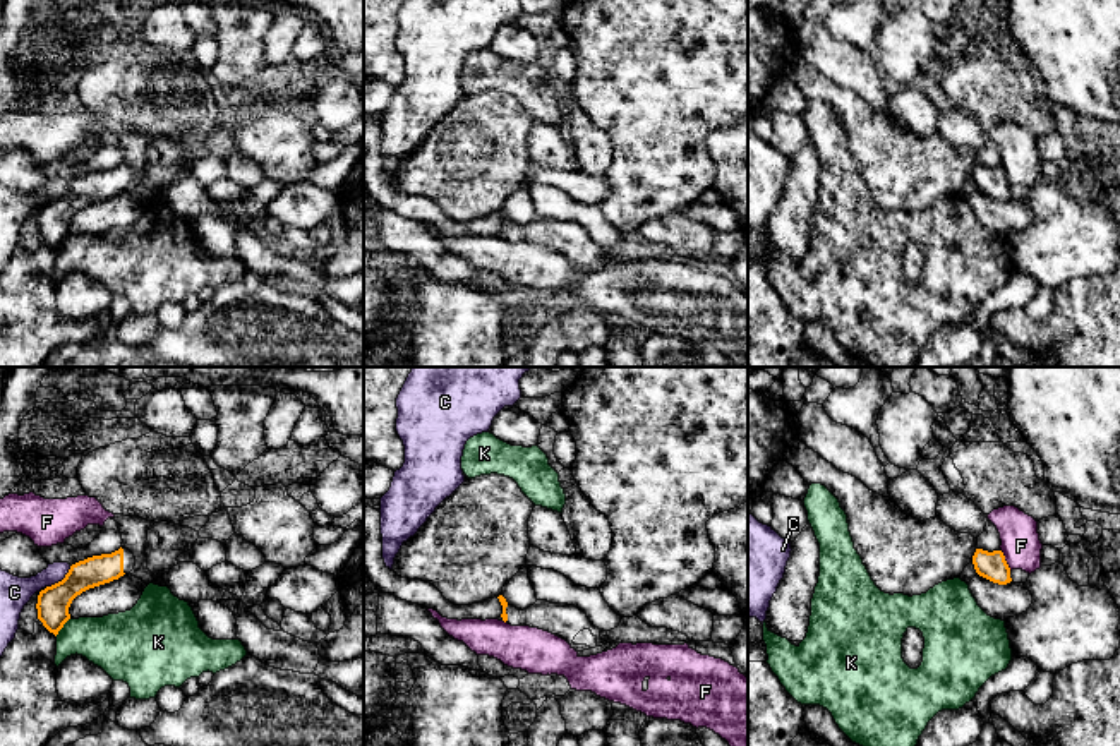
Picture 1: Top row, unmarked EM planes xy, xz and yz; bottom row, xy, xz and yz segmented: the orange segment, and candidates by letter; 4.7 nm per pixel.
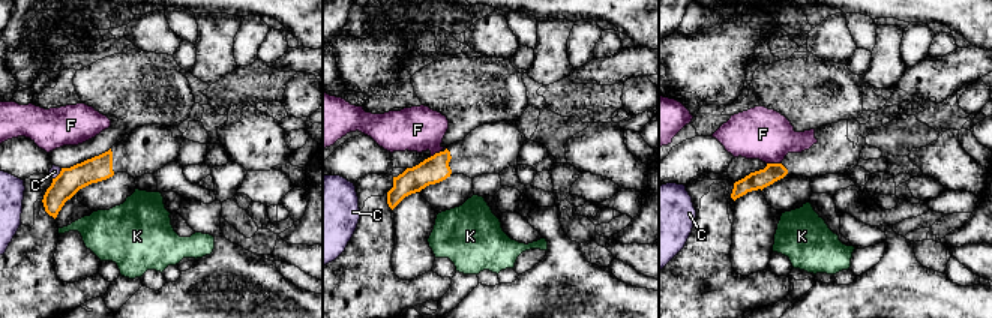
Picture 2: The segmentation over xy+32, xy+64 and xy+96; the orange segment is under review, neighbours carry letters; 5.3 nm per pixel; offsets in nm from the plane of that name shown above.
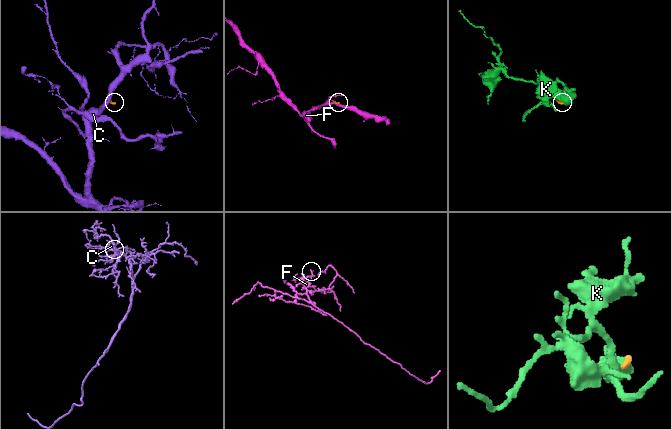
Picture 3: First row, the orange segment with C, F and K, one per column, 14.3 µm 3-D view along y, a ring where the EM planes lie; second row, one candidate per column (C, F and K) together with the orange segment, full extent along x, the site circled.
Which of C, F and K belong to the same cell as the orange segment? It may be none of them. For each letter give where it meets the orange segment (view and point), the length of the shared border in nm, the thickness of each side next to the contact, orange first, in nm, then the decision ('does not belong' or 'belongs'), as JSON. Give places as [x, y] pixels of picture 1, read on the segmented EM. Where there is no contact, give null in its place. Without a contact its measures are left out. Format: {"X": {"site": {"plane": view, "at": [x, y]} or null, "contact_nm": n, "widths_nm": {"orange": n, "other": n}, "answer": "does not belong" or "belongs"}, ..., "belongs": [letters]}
{"C": {"site": {"plane": "xy", "at": [62, 580]}, "contact_nm": 160, "widths_nm": {"orange": 150, "other": 150}, "answer": "does not belong"}, "F": {"site": {"plane": "yz", "at": [1005, 561]}, "contact_nm": 110, "widths_nm": {"orange": 130, "other": 190}, "answer": "does not belong"}, "K": {"site": {"plane": "xy", "at": [62, 626]}, "contact_nm": 110, "widths_nm": {"orange": 150, "other": 260}, "answer": "does not belong"}, "belongs": []}

